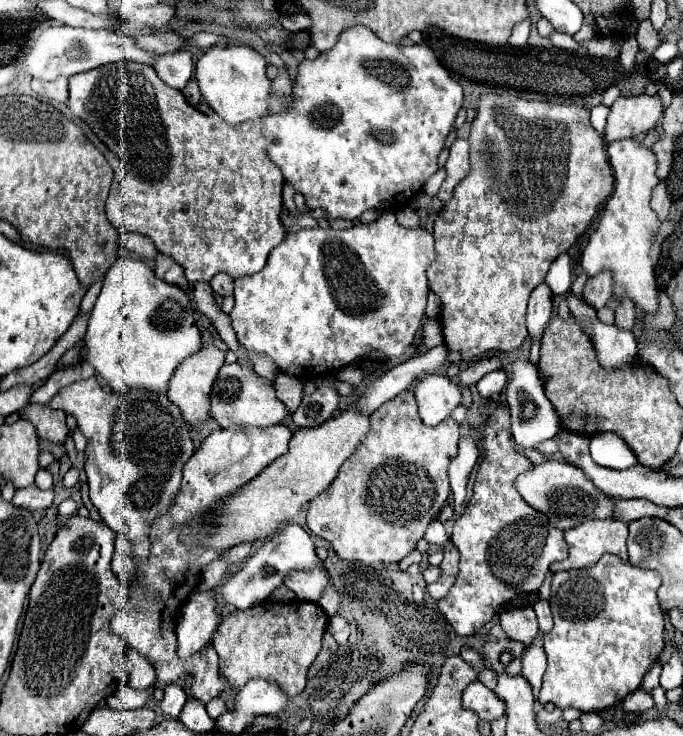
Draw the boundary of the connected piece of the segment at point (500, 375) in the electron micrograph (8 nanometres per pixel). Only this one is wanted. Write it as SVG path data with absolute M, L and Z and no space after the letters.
M500 368L500 370L486 374L476 386L484 398L490 398L492 394L500 394L506 388L506 384L508 384L508 370Z

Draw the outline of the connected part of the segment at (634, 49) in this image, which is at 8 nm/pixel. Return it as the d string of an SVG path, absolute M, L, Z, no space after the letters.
M628 36L626 42L622 44L622 50L620 50L620 56L618 56L624 72L632 72L634 62L636 62L636 54L638 54L638 42L636 42L634 36Z

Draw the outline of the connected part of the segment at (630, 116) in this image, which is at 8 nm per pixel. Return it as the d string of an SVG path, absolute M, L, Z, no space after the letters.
M620 96L612 108L606 122L604 138L606 142L636 138L652 130L662 114L662 98L660 96Z

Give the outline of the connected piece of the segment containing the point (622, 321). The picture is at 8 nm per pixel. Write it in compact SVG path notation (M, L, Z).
M622 300L616 308L614 326L620 328L620 330L632 330L636 320L638 320L638 310L634 308L634 304L630 300Z

